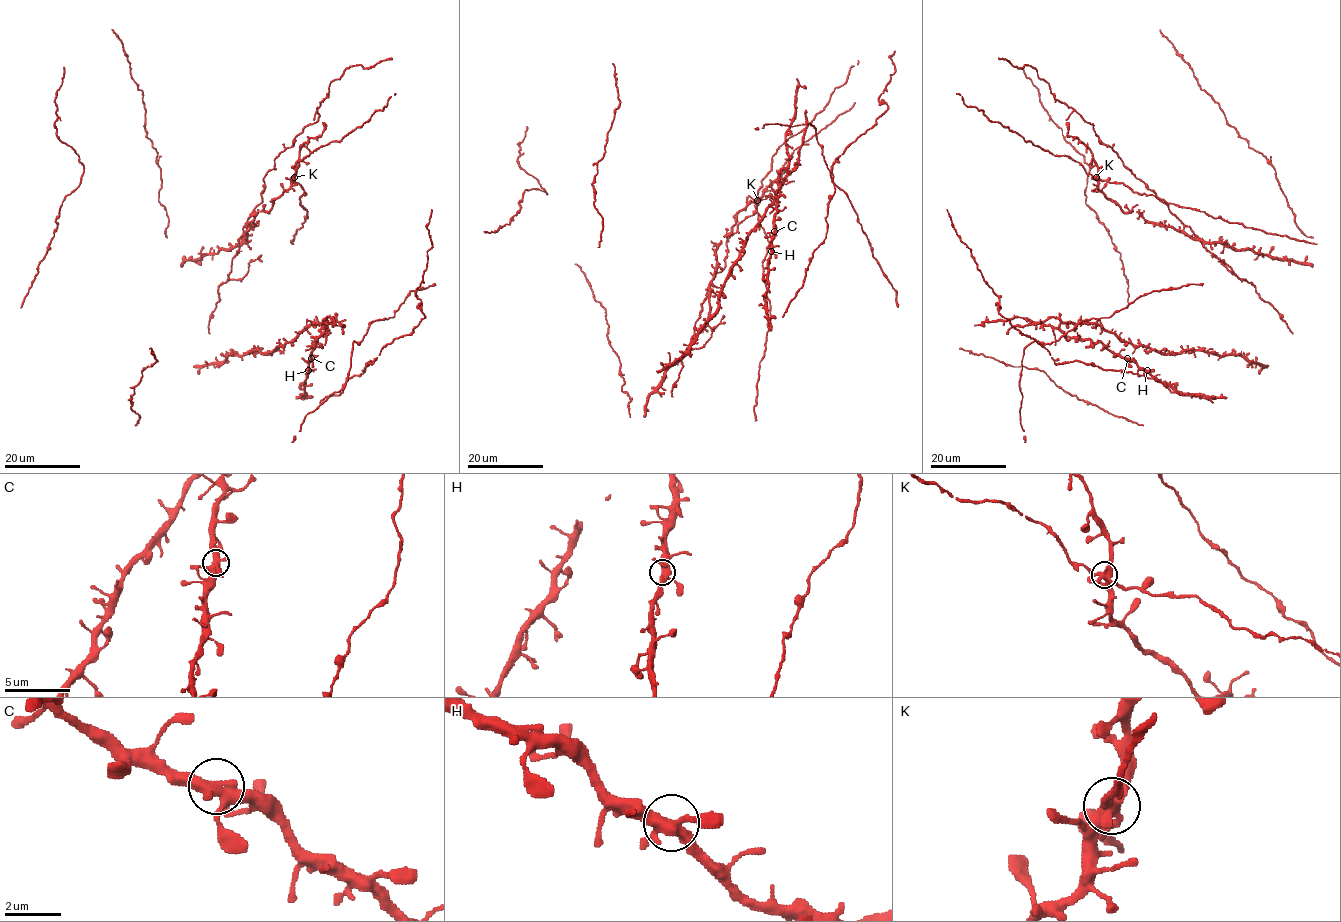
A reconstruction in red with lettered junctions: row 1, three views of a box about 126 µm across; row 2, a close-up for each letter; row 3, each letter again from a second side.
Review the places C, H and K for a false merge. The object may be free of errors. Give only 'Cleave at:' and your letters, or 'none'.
Cleave at: none

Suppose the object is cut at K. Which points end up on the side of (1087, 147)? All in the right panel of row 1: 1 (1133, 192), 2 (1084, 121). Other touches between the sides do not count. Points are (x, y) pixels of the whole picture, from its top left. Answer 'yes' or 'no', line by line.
1: no
2: no

